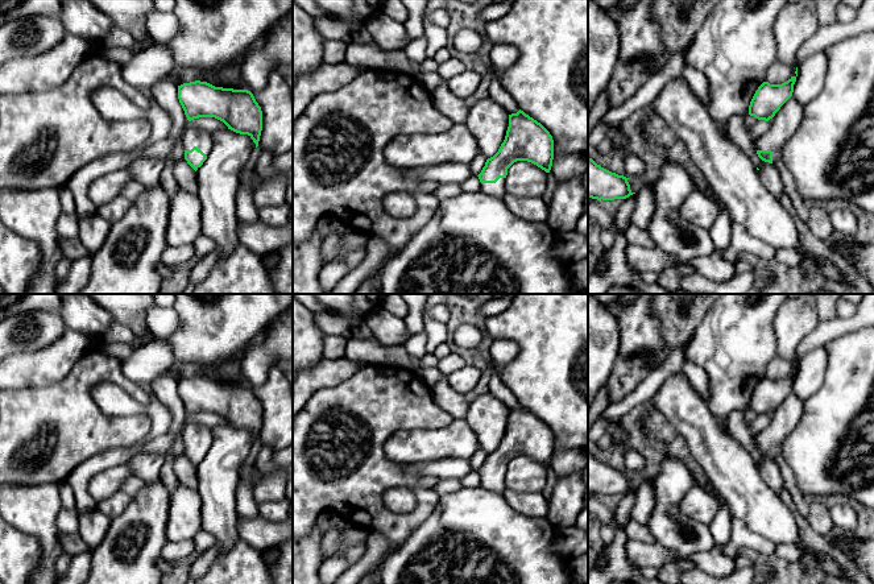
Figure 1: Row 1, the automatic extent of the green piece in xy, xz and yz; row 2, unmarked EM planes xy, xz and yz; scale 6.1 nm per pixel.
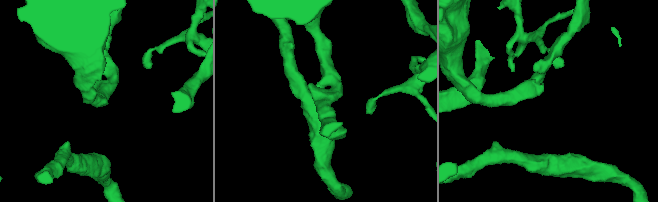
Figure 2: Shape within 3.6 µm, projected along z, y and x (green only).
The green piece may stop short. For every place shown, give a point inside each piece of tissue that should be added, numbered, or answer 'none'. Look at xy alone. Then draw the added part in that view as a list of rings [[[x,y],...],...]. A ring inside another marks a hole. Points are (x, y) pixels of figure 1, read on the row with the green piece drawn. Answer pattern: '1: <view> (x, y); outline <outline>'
1: xy (190, 137); outline [[[185,127],[181,134],[181,141],[185,150],[191,150],[196,146],[206,156],[208,156],[212,150],[212,134],[202,129]]]

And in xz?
1: xz (497, 189); outline [[[500,178],[496,183],[481,183],[480,191],[504,199],[506,195],[505,181],[506,178]]]

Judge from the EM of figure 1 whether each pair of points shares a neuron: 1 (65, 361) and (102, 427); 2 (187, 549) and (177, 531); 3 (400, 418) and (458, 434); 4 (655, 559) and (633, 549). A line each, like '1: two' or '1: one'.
1: two
2: two
3: two
4: one

